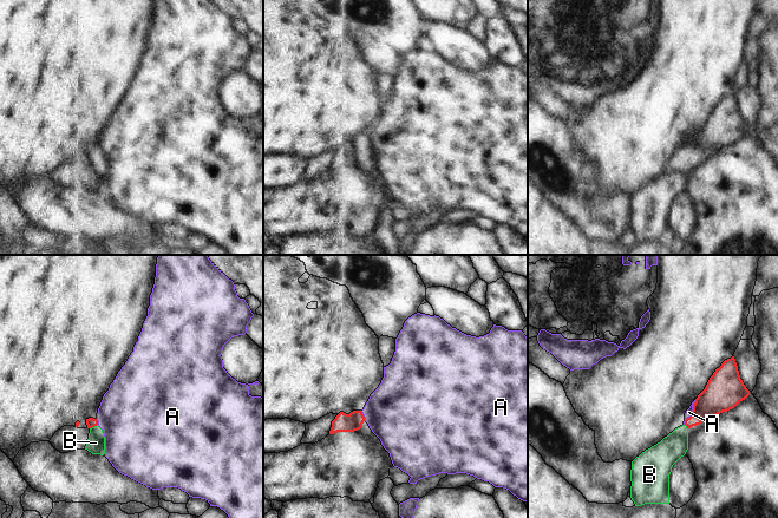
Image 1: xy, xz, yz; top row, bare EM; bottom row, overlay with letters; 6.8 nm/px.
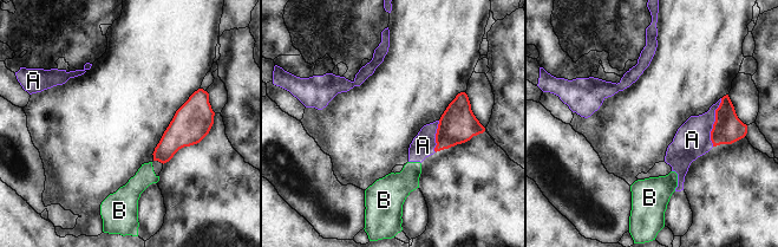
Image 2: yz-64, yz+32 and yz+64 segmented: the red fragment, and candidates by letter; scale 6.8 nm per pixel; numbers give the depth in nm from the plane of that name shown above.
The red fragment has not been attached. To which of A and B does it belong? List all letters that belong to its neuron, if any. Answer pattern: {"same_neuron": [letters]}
{"same_neuron": ["B"]}

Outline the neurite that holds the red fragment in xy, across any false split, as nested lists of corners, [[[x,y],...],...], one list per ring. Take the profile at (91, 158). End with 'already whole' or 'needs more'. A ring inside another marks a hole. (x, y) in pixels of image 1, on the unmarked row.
[[[93,153],[86,155],[87,164],[90,165],[89,175],[85,185],[92,190],[105,190],[105,172],[103,165],[98,162],[98,156]]]; needs more

